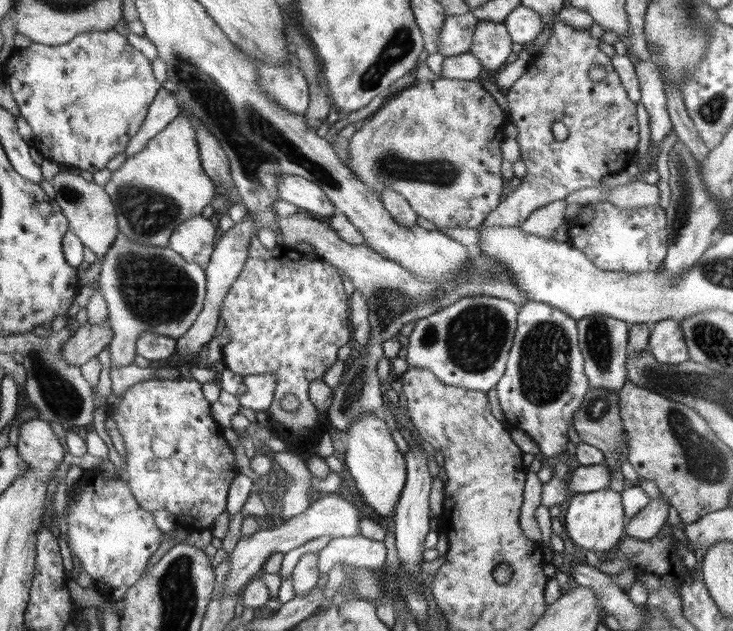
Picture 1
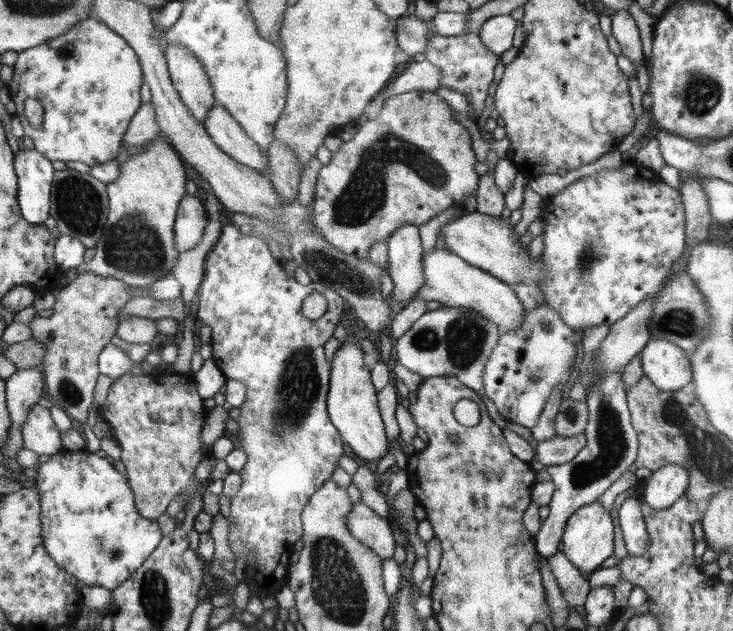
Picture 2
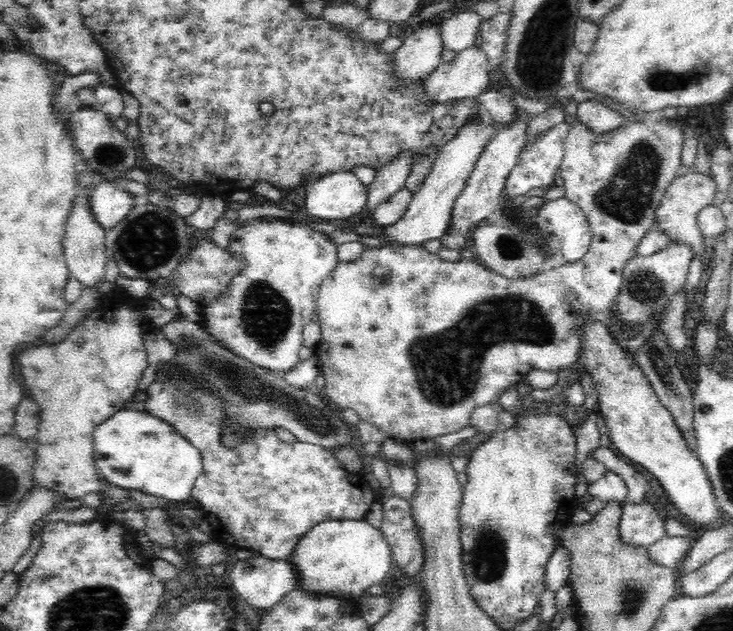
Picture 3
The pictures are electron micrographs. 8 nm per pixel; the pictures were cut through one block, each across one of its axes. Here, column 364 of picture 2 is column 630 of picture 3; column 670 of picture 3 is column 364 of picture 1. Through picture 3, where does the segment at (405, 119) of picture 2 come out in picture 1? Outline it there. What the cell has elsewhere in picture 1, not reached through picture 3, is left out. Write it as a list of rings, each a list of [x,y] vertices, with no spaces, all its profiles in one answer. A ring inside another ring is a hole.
[[[439,77],[436,80],[432,81],[424,81],[418,84],[412,84],[410,87],[402,89],[399,91],[398,96],[394,96],[392,99],[388,100],[385,104],[383,104],[374,114],[372,114],[369,118],[365,120],[364,126],[358,130],[358,132],[354,132],[352,135],[352,139],[350,139],[350,157],[346,160],[348,168],[366,185],[371,191],[375,193],[379,193],[380,190],[384,187],[392,187],[395,191],[398,191],[409,203],[410,206],[416,211],[418,216],[422,216],[422,218],[426,218],[435,224],[438,227],[438,230],[443,230],[445,228],[477,228],[480,229],[482,226],[481,224],[485,221],[485,218],[494,210],[500,202],[500,196],[502,196],[502,188],[504,186],[502,183],[504,182],[504,178],[501,173],[501,164],[503,161],[504,154],[501,151],[501,144],[502,141],[506,138],[504,131],[505,131],[505,124],[504,124],[504,116],[503,110],[500,108],[500,105],[496,102],[494,97],[482,87],[482,83],[478,81],[468,81],[468,80],[458,80],[458,79],[451,79],[451,78],[442,78]]]

